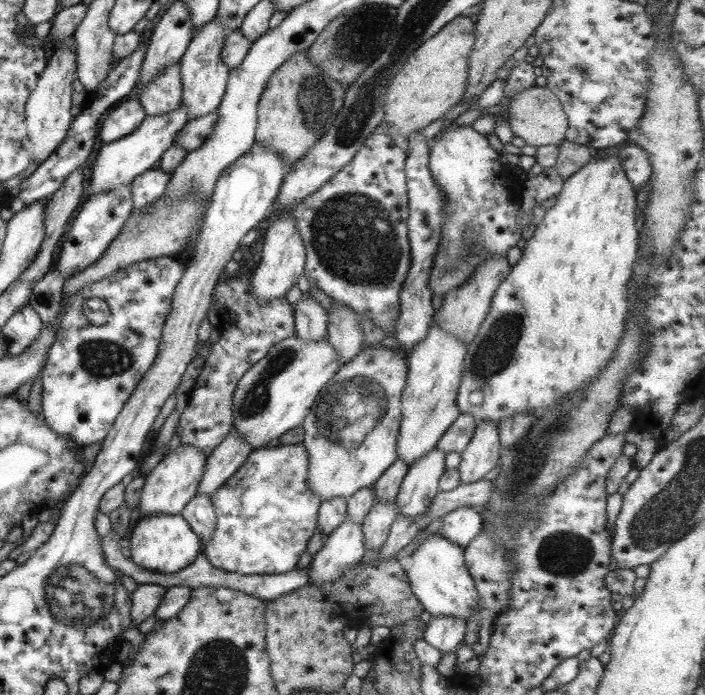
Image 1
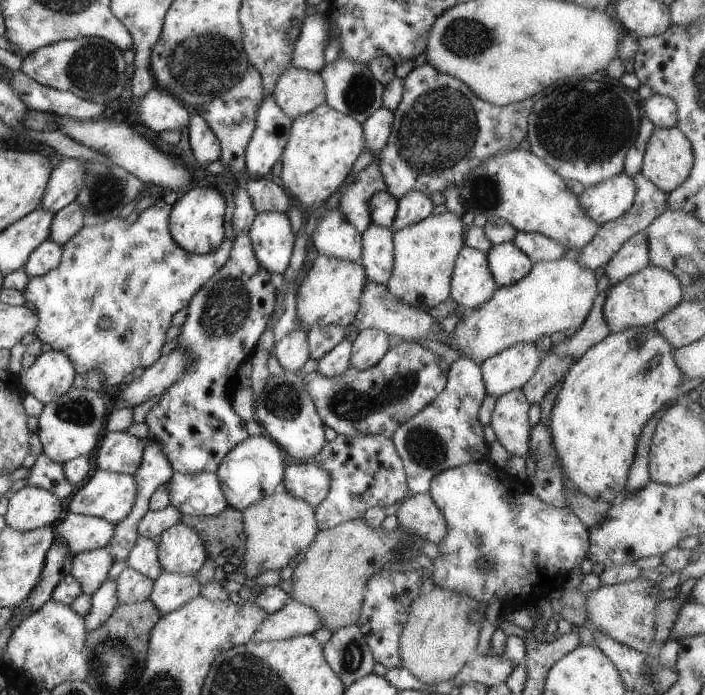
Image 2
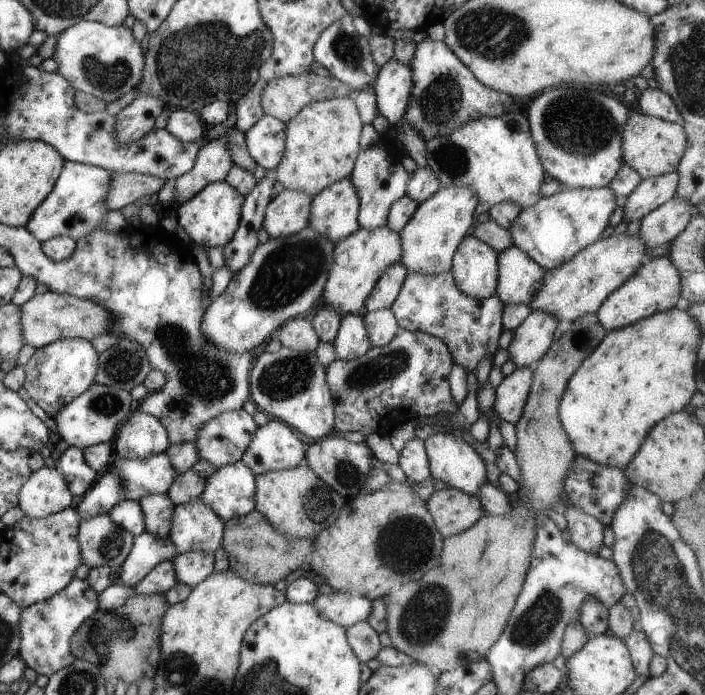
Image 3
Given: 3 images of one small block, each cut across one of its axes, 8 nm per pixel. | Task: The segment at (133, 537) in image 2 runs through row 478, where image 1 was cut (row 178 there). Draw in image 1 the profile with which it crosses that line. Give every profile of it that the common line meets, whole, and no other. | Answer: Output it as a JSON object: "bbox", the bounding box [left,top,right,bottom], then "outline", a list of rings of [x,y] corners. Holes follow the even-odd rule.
{"bbox":[131,169,171,210],"outline":[[[150,169],[137,176],[131,182],[133,210],[145,208],[147,204],[152,204],[162,197],[170,178],[171,173],[161,169]]]}

